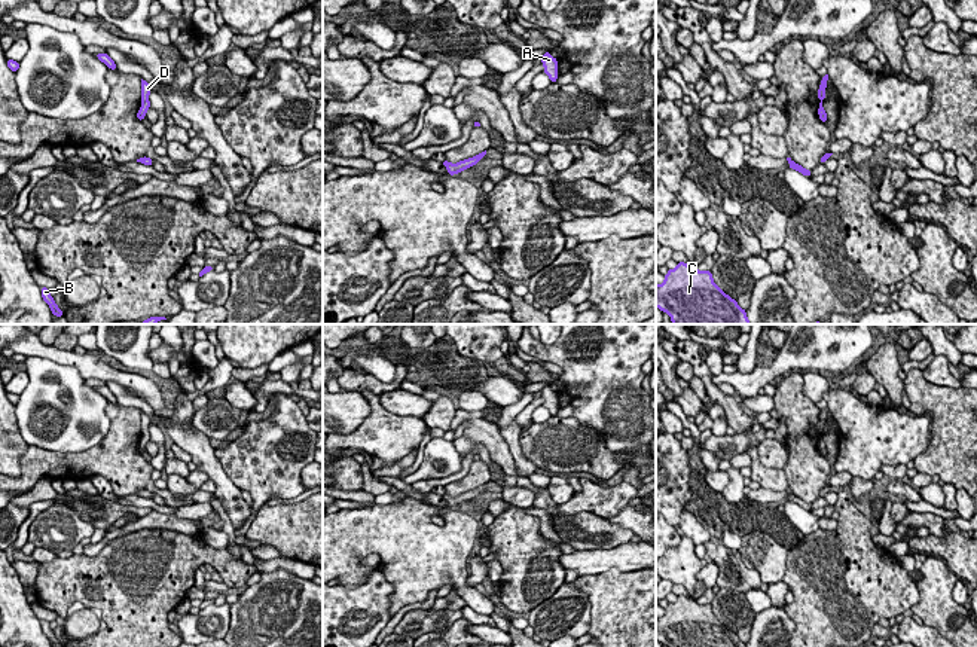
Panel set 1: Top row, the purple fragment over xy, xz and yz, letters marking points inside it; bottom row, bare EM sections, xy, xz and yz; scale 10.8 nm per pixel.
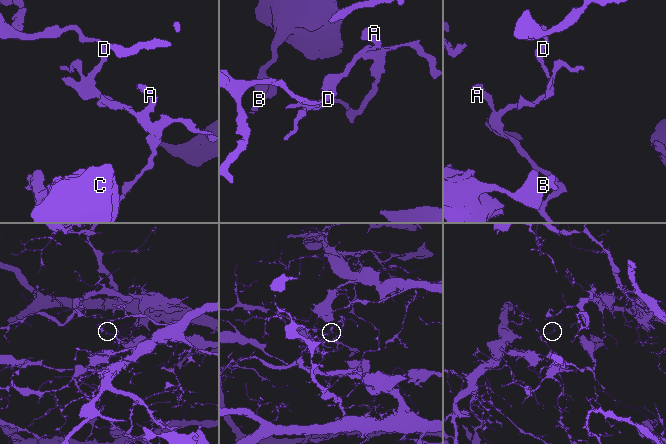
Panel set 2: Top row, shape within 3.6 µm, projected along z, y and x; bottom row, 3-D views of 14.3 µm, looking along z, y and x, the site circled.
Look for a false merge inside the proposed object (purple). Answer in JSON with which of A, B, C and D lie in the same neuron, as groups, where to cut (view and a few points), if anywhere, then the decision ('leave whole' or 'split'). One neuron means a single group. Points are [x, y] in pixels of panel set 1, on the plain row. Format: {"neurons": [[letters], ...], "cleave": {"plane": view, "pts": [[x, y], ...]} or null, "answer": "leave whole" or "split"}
{"neurons": [["A", "B", "C", "D"]], "cleave": null, "answer": "leave whole"}

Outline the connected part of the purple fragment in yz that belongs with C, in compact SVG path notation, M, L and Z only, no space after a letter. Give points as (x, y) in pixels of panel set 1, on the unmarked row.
M678 595L675 602L668 602L665 614L656 617L656 640L668 647L747 647L714 616L711 604L699 604L684 595Z

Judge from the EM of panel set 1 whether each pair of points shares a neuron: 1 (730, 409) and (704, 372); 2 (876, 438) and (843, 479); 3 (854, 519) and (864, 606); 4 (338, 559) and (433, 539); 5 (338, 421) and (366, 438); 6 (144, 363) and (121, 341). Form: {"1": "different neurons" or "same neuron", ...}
{"1": "same neuron", "2": "different neurons", "3": "same neuron", "4": "same neuron", "5": "different neurons", "6": "same neuron"}

